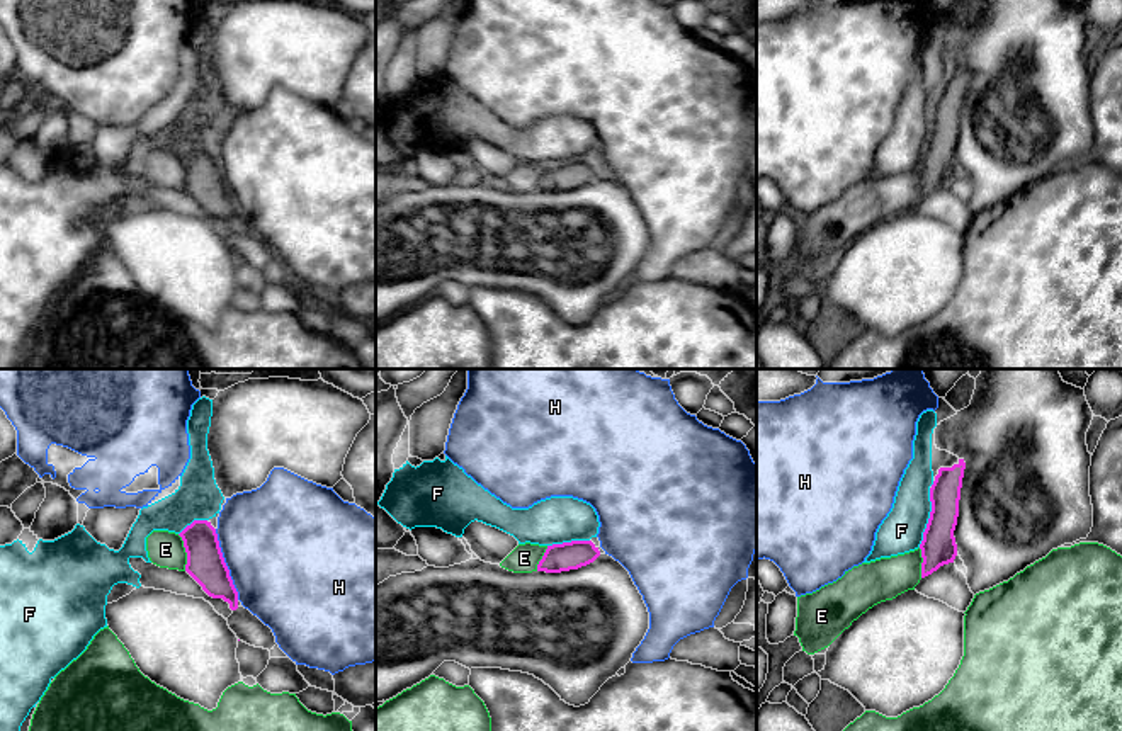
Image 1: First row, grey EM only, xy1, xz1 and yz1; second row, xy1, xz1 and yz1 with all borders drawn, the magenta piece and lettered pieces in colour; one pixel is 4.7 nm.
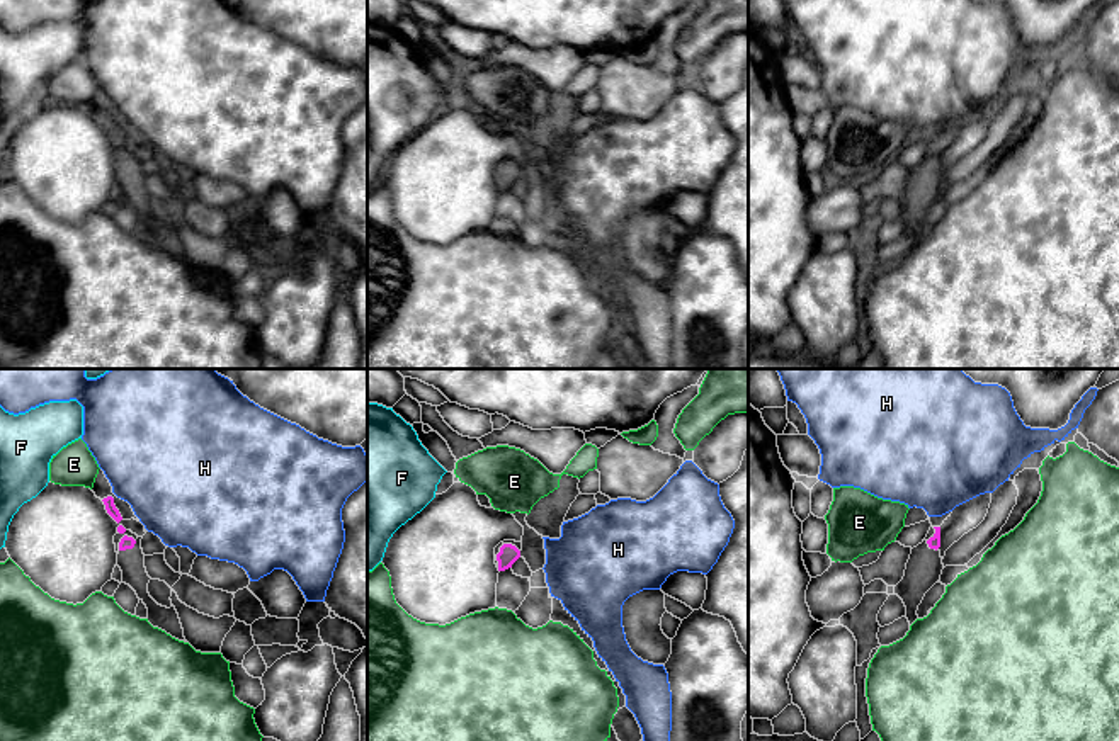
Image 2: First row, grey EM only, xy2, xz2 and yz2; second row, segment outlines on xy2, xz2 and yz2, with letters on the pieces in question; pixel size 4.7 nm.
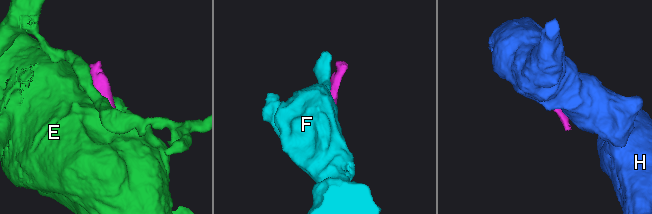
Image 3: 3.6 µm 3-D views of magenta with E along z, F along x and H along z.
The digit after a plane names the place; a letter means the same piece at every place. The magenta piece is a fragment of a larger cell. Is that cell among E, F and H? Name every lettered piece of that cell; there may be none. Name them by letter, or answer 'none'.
none

